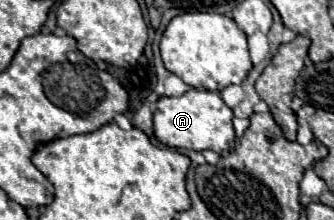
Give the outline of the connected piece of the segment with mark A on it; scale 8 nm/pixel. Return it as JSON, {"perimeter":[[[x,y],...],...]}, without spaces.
{"perimeter":[[[191,88],[183,96],[167,98],[161,96],[155,104],[153,112],[153,130],[155,138],[171,148],[189,148],[189,150],[213,150],[217,154],[227,152],[235,146],[235,130],[233,130],[233,112],[217,92]]]}

